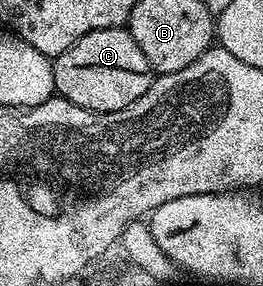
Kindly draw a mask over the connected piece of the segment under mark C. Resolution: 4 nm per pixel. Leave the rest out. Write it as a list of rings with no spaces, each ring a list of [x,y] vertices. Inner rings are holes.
[[[125,27],[91,31],[53,61],[56,96],[96,113],[119,111],[127,103],[135,103],[152,82],[147,55],[139,51],[139,43]]]

